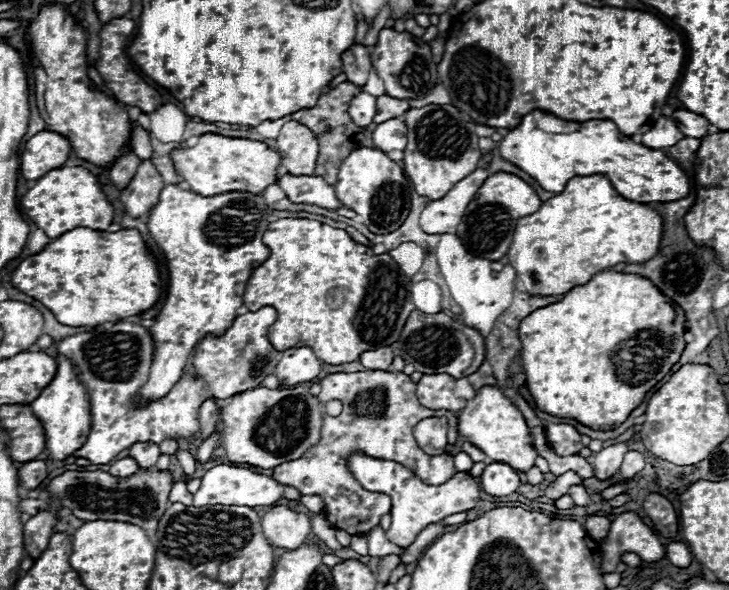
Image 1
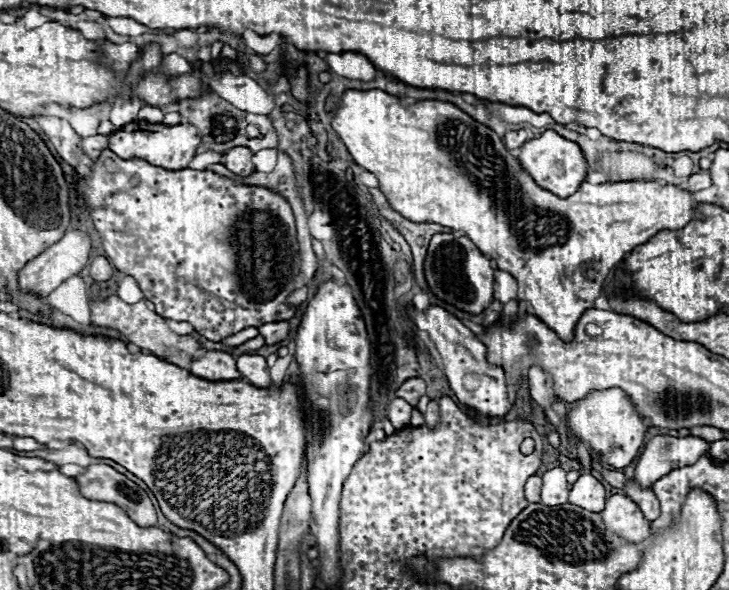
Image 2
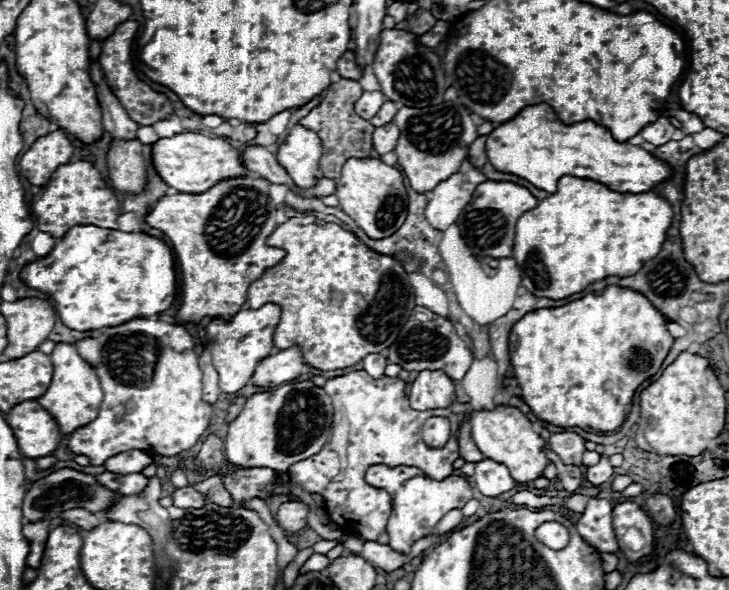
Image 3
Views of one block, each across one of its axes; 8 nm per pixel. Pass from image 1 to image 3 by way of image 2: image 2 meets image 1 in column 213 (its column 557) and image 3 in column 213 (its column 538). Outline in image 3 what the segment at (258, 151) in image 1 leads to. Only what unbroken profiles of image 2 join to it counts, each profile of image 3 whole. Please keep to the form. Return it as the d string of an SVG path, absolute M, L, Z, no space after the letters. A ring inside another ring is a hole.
M184 132L176 134L172 138L160 138L154 144L152 150L154 156L154 166L160 174L160 178L170 186L176 188L178 192L188 192L188 194L200 194L212 188L214 184L228 180L228 178L238 178L246 174L246 166L240 160L238 146L232 146L224 138L216 136L204 136L196 132Z

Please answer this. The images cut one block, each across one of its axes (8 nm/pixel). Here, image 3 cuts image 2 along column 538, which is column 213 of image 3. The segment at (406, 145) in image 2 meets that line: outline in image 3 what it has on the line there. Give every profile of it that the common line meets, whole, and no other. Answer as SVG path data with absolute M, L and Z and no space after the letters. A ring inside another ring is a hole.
M254 174L218 182L218 186L212 186L202 194L180 192L174 196L164 196L156 202L154 210L146 216L146 224L168 236L172 254L176 258L180 274L180 304L176 324L182 322L198 326L204 318L230 320L242 308L250 282L254 282L254 278L258 278L266 266L274 266L286 256L284 250L266 246L266 238L274 232L276 226L274 212L276 204L268 196L268 182Z

